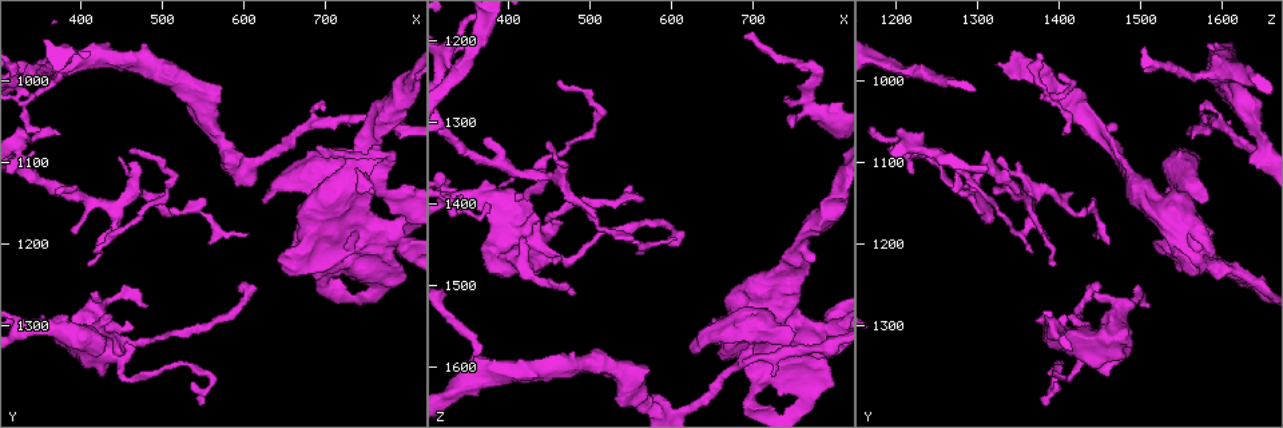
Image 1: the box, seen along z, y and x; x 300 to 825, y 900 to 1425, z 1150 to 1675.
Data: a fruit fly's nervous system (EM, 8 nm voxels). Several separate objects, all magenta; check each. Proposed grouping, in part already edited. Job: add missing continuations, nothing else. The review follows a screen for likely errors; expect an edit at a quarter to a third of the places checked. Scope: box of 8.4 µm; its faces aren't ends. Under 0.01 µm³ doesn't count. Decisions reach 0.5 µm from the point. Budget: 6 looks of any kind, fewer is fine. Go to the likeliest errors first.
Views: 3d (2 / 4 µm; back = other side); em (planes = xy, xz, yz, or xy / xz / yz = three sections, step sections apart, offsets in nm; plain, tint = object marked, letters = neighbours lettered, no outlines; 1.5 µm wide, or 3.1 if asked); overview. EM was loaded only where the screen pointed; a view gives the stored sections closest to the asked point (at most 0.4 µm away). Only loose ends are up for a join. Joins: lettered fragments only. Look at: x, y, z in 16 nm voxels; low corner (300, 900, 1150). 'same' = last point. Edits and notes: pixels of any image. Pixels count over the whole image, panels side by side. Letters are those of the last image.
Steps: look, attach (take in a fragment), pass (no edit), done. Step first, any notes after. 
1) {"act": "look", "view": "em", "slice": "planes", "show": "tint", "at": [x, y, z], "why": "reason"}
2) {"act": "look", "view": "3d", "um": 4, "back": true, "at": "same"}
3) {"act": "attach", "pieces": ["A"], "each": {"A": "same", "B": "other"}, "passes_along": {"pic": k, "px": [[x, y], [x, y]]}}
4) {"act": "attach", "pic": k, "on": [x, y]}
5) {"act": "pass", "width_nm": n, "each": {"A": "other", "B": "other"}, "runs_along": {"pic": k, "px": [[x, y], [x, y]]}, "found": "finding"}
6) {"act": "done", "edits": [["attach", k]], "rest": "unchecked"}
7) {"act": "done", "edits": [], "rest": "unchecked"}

{"act": "look", "view": "em", "slice": "planes", "show": "letters", "at": [690, 1085, 1195], "why": "thin end"}

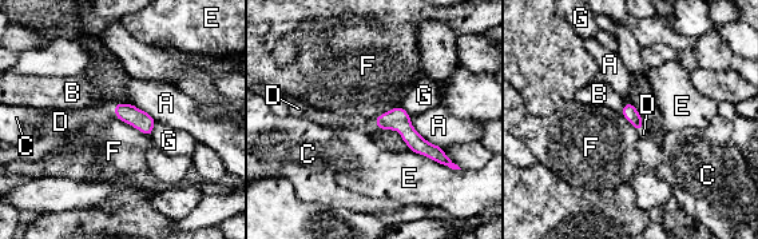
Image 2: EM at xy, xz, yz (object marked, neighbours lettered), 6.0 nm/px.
{"act": "attach", "pieces": ["D"], "each": {"A": "other", "B": "other", "C": "other", "D": "same", "E": "other", "F": "other", "G": "other"}, "passes_along": {"pic": 2, "px": [[129, 114], [115, 110], [75, 119]]}, "found": "the neuron continues"}

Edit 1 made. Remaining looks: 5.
{"act": "look", "view": "overview", "why": "redraw"}

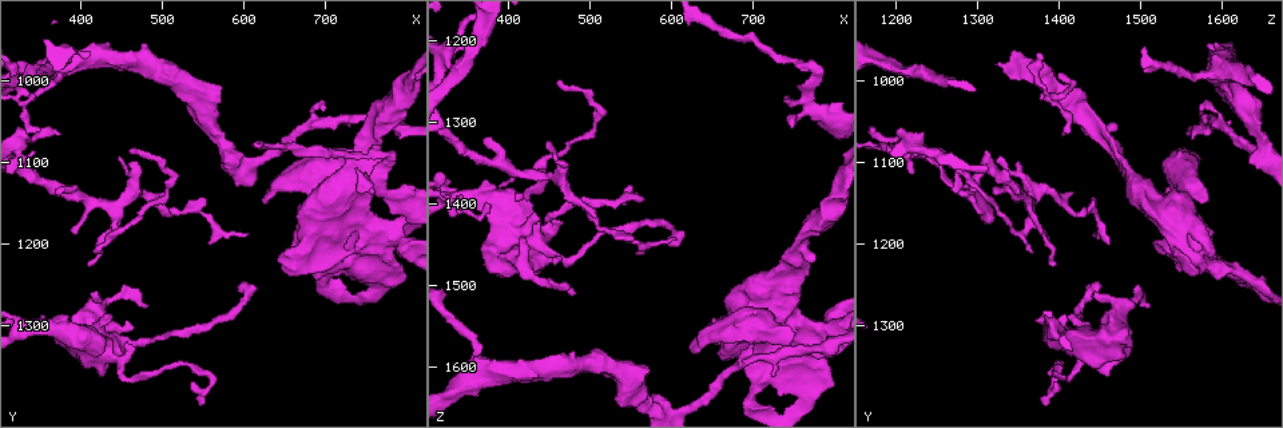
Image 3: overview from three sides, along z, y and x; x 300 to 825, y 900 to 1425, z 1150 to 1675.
{"act": "look", "view": "em", "slice": "planes", "show": "tint", "at": [630, 1150, 1575]}

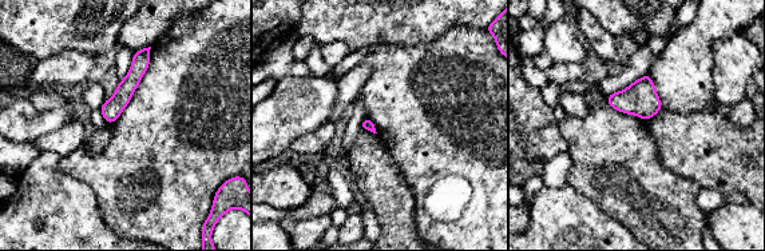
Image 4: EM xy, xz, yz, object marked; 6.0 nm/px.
{"act": "look", "view": "em", "slice": "planes", "show": "letters", "at": "same", "why": "see the neighbours"}

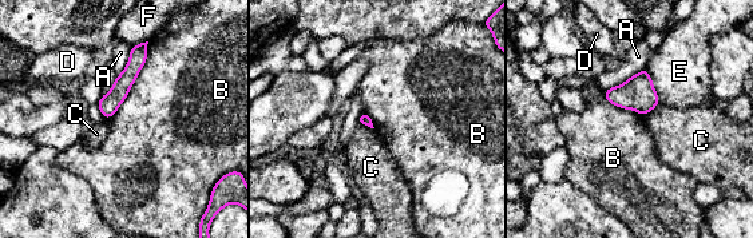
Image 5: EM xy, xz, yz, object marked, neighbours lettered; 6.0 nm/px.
{"act": "pass", "each": {"A": "other", "B": "other", "C": "other", "D": "other", "E": "other", "F": "other"}, "runs_along": {"pic": 5, "px": [[143, 46], [106, 114]]}, "found": "none of them fits"}

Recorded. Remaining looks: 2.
{"act": "look", "view": "3d", "um": 4, "at": [460, 1300, 1465], "why": "thin end"}

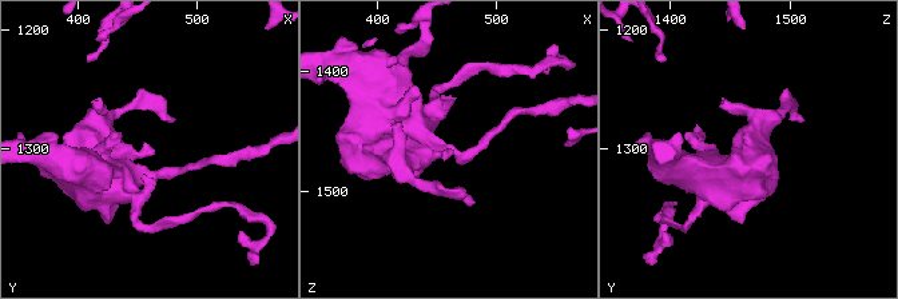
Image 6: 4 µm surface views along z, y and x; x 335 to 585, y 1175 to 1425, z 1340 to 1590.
{"act": "look", "view": "em", "slice": "planes", "show": "letters", "at": [464, 1302, 1466]}

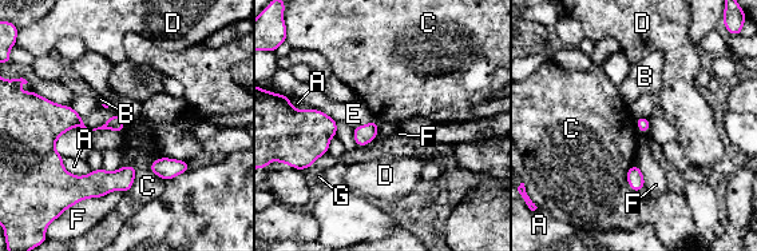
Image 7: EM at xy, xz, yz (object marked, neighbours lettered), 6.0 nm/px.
{"act": "pass", "each": {"A": "other", "B": "other", "C": "other", "D": "other", "E": "other", "F": "other", "G": "other"}, "border": {"pic": 7, "px": [[123, 191], [114, 190], [76, 203]]}, "found": "none of them fits"}

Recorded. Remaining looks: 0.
{"act": "done", "edits": [["attach", 2]], "rest": "unchecked"}

